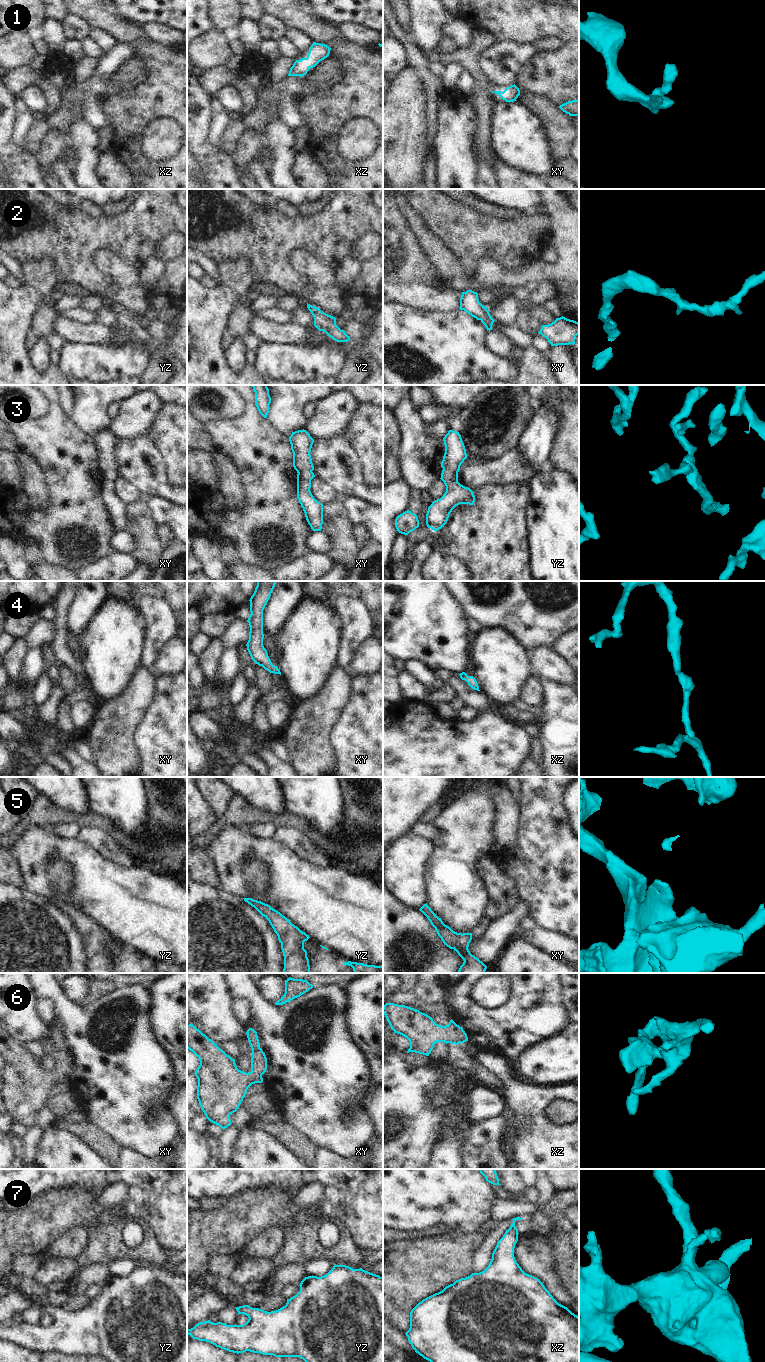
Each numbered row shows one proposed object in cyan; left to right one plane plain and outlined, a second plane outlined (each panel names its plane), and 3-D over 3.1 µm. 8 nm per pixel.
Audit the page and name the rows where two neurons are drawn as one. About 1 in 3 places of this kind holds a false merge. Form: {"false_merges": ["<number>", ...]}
{"false_merges": []}

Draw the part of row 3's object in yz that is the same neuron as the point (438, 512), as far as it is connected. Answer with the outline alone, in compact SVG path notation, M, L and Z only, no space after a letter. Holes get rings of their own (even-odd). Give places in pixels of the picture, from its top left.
M449 430L443 441L445 453L441 462L443 470L440 479L446 486L446 492L440 499L432 502L426 514L426 525L434 531L444 527L456 506L473 505L475 502L473 491L458 482L460 466L467 458L461 435L459 432Z

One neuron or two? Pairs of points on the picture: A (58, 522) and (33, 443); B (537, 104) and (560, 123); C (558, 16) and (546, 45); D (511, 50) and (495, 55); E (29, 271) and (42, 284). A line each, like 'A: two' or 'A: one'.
A: one
B: one
C: two
D: one
E: one

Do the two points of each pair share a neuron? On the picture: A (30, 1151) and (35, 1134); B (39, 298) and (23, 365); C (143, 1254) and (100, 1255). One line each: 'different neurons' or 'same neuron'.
A: same neuron
B: same neuron
C: same neuron

